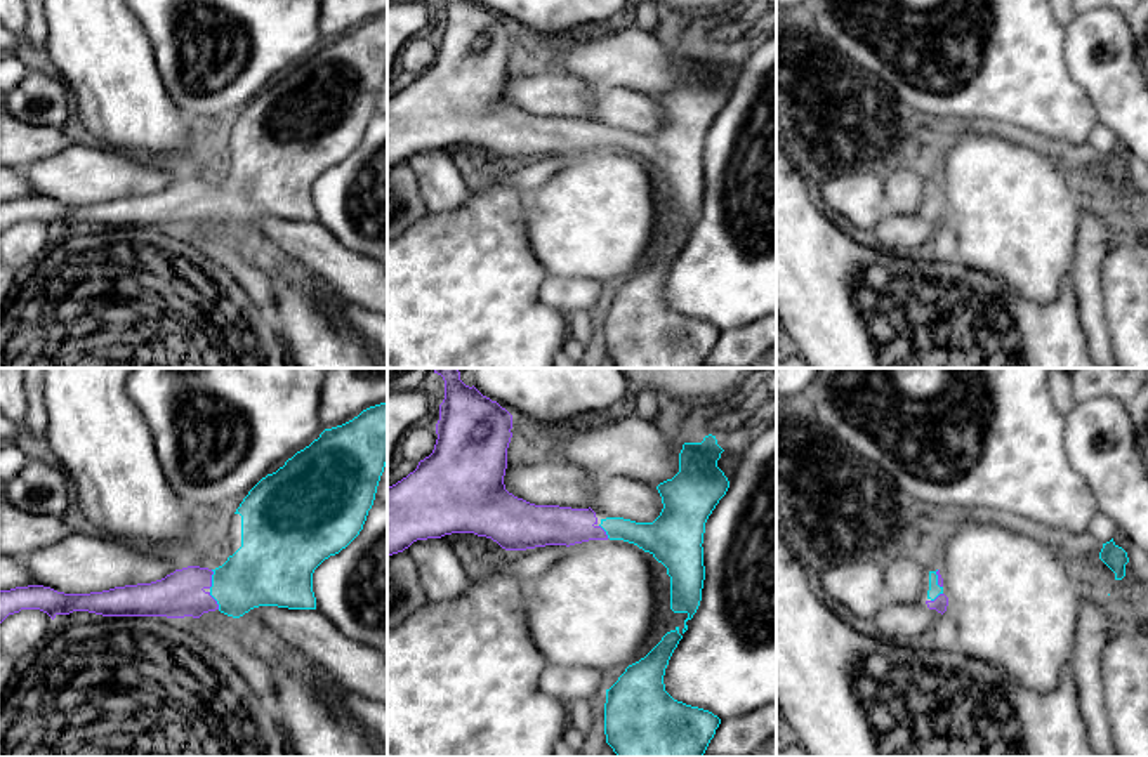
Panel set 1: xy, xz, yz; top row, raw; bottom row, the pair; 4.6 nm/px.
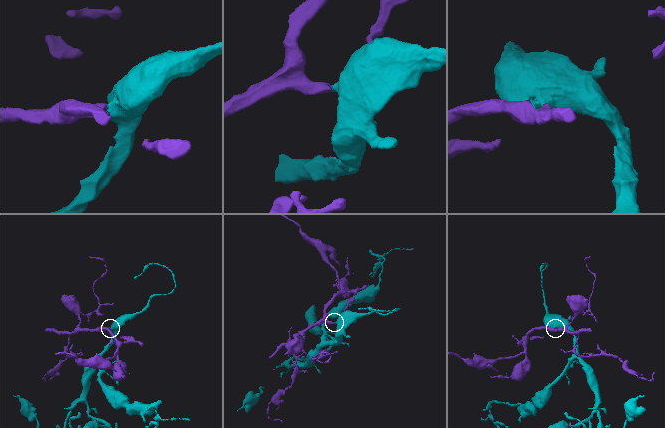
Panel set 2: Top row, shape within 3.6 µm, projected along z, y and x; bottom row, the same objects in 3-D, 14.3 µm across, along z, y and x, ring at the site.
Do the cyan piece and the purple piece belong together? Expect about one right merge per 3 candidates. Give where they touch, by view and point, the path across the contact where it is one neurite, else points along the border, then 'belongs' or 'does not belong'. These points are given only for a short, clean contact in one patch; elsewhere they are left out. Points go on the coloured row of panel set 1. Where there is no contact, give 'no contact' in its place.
contact xy (212, 579); way xy (264, 572), (249, 579), (212, 579), (195, 579), (179, 594); belongs

